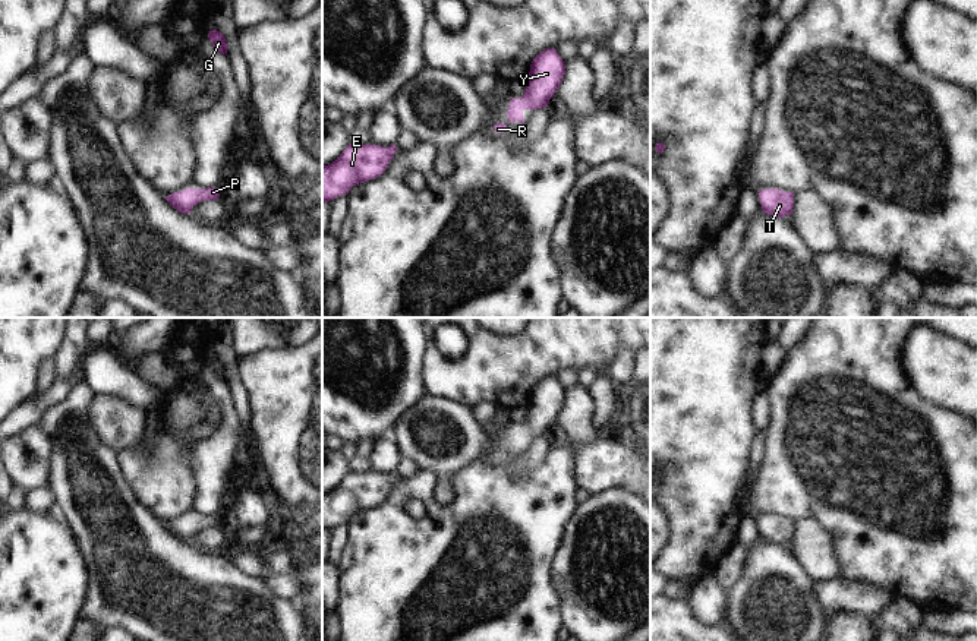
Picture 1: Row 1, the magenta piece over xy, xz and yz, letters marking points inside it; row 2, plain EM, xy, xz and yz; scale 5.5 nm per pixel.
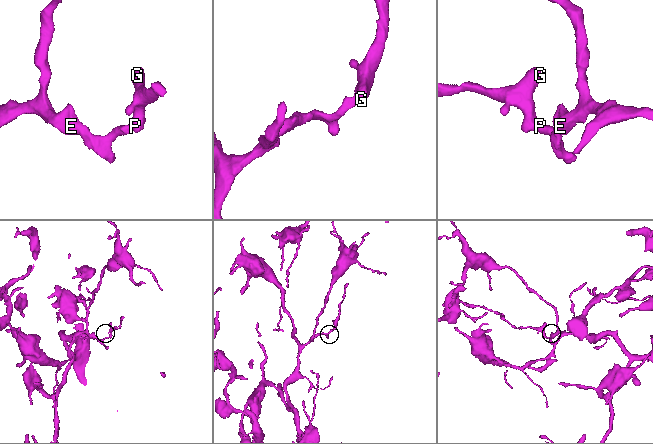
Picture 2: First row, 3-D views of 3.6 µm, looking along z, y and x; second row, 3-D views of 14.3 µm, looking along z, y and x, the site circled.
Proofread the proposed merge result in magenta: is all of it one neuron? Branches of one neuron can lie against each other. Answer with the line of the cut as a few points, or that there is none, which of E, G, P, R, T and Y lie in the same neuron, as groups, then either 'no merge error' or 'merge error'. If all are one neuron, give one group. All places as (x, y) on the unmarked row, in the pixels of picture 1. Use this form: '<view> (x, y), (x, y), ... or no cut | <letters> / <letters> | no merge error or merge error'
no cut | E G P R T Y | no merge error

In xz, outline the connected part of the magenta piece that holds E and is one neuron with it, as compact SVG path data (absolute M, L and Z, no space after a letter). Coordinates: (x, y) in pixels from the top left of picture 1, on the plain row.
M349 471L335 489L322 495L322 528L347 522L353 514L379 505L395 479L395 473Z

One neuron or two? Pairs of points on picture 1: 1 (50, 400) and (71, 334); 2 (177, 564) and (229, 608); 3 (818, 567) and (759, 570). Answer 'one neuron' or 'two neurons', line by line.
1: one neuron
2: one neuron
3: two neurons

